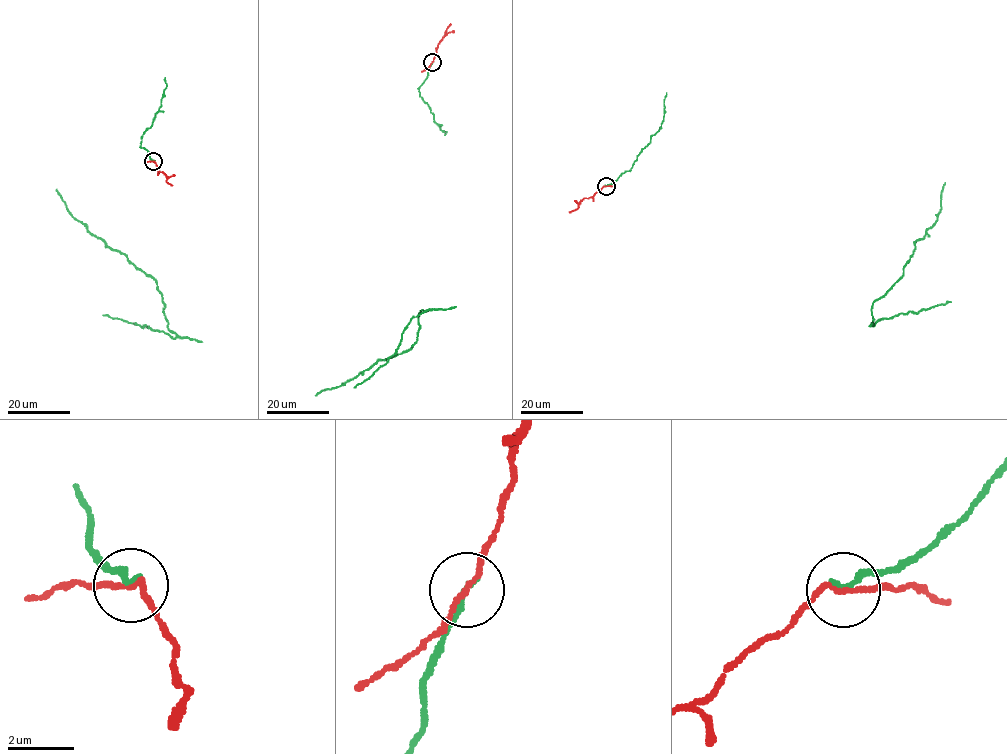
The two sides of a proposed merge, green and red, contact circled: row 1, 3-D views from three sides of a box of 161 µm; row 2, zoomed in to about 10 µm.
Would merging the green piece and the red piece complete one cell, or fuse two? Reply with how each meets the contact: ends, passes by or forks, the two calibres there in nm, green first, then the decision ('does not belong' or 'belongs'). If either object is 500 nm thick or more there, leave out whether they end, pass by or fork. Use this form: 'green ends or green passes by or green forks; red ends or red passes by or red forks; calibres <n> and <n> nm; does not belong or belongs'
green ends; red passes by; calibres 200 and 130 nm; belongs

